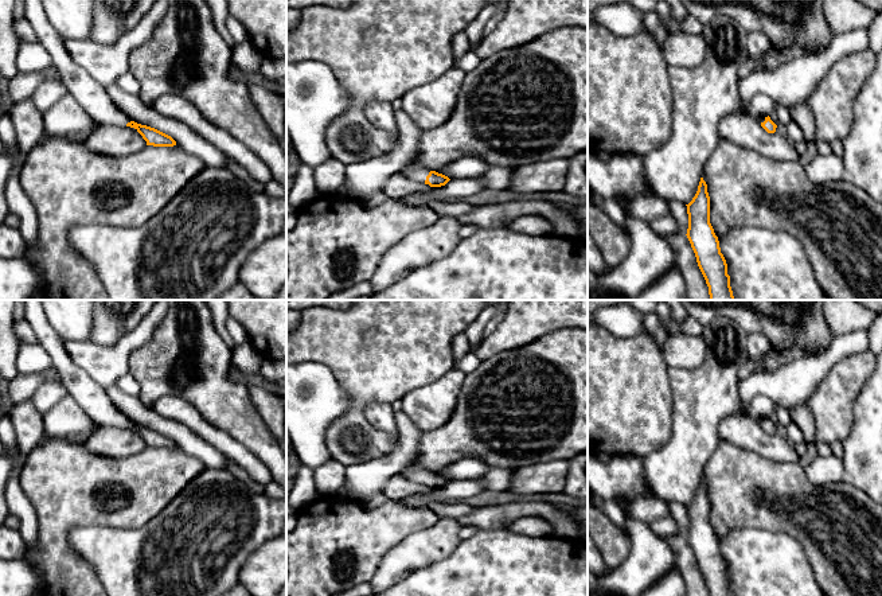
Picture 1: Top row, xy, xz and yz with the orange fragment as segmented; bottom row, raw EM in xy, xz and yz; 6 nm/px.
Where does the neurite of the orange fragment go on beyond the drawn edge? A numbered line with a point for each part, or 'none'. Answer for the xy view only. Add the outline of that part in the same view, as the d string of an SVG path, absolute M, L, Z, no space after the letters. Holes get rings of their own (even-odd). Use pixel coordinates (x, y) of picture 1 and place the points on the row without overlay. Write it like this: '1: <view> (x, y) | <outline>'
1: xy (89, 396) | M26 300L26 319L39 344L51 357L52 367L58 371L62 385L77 404L98 425L126 428L132 421L113 405L106 392L71 361L63 340L47 323L42 300Z

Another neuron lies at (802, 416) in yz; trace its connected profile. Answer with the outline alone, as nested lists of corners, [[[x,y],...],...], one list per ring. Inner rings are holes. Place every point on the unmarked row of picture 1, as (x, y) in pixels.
[[[805,401],[791,409],[789,414],[793,424],[796,424],[803,432],[804,441],[807,444],[816,443],[813,416]]]

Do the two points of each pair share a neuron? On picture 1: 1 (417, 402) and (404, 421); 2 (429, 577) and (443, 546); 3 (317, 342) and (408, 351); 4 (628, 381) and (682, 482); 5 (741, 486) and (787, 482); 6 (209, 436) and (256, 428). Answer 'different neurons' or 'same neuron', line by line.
1: different neurons
2: different neurons
3: same neuron
4: different neurons
5: same neuron
6: different neurons

